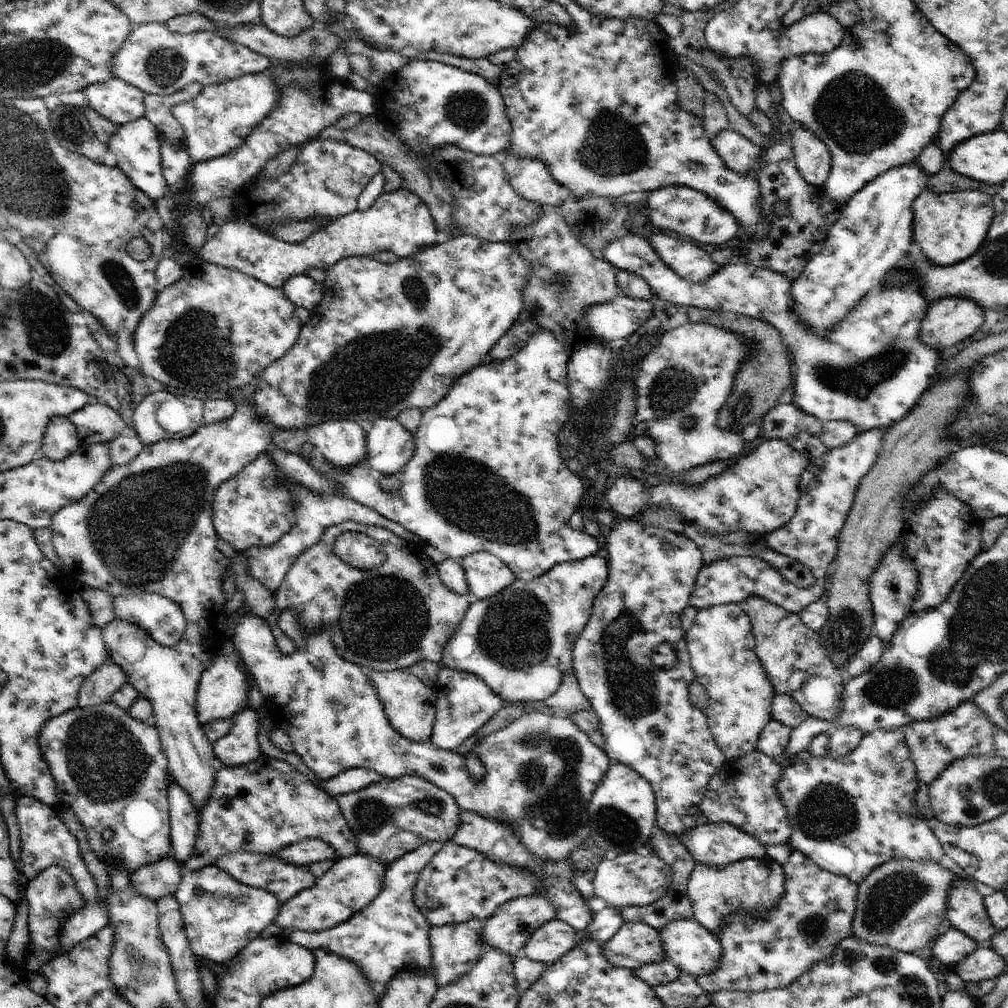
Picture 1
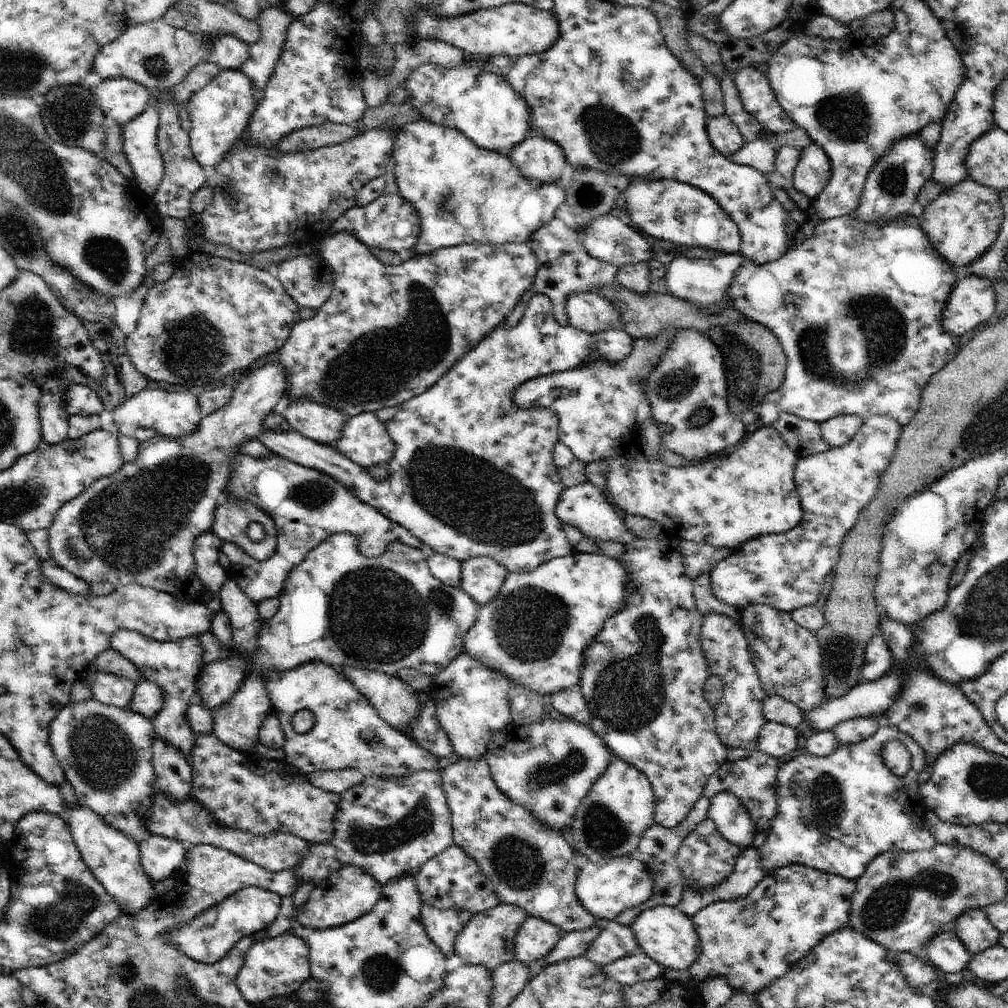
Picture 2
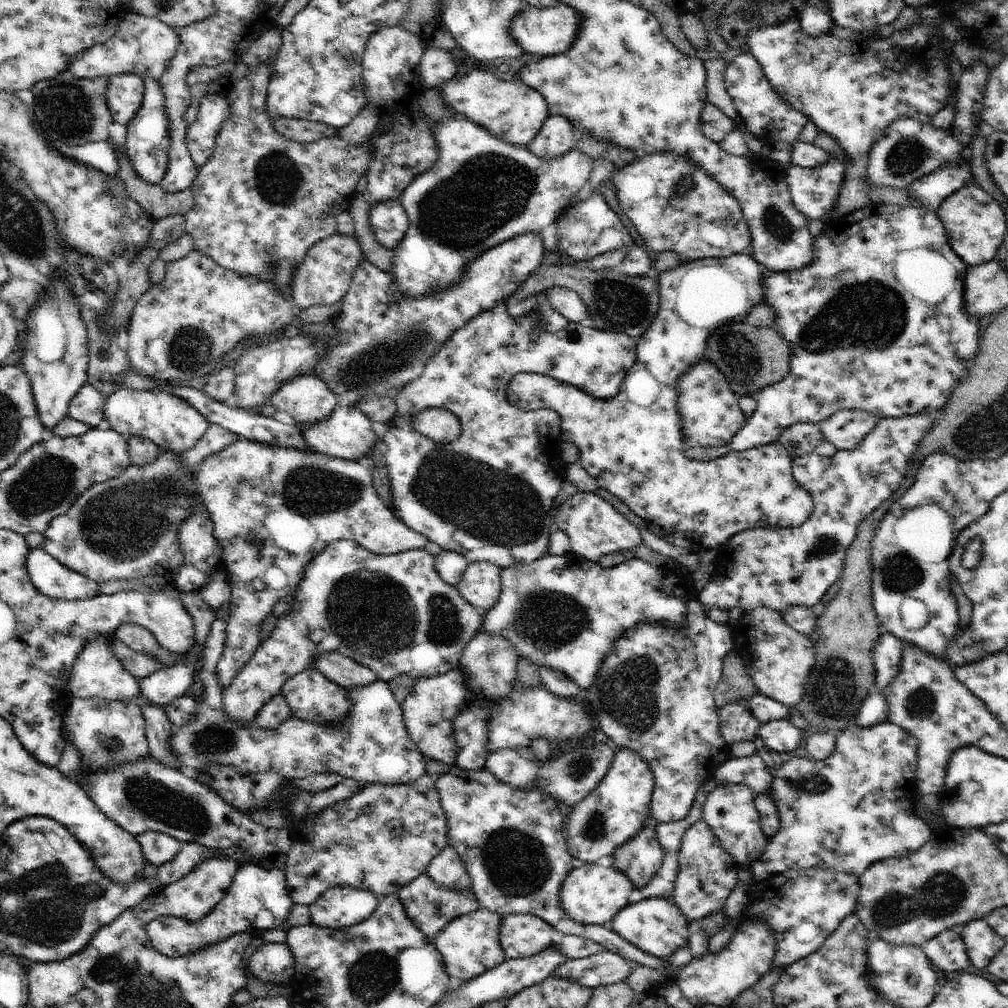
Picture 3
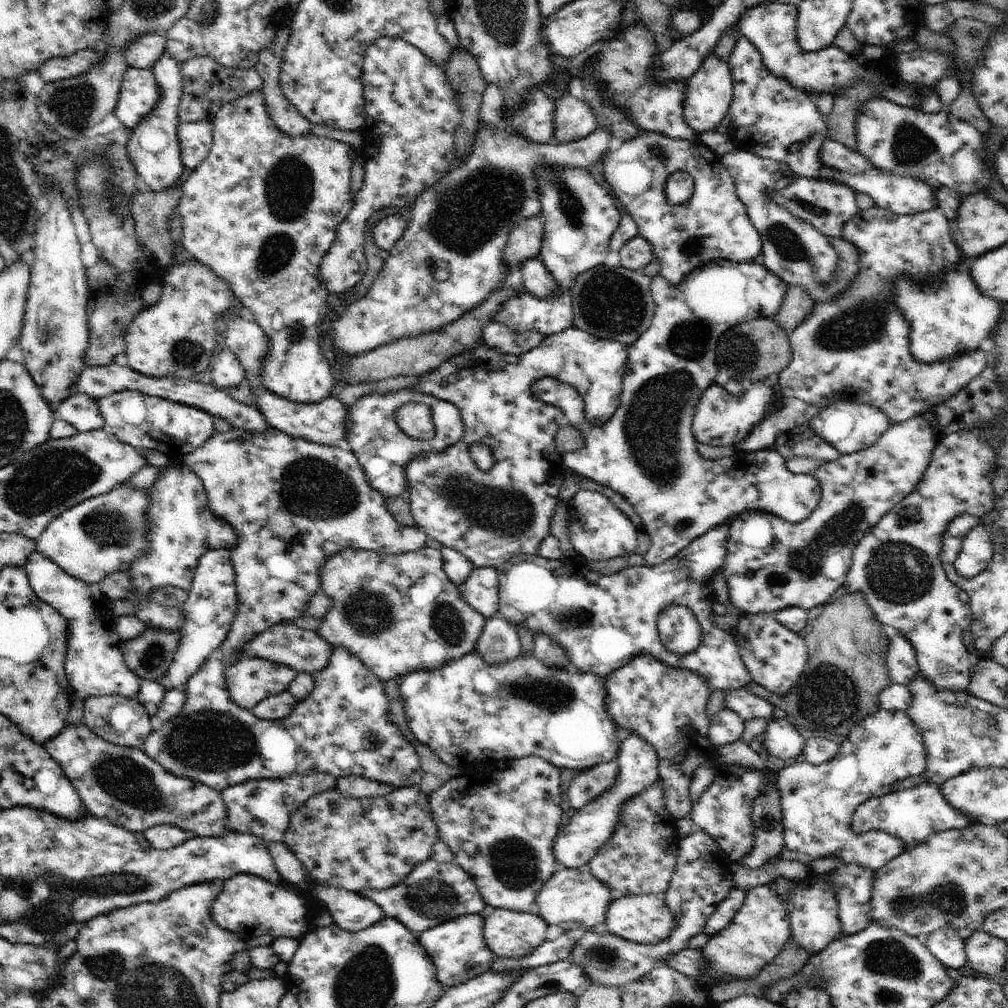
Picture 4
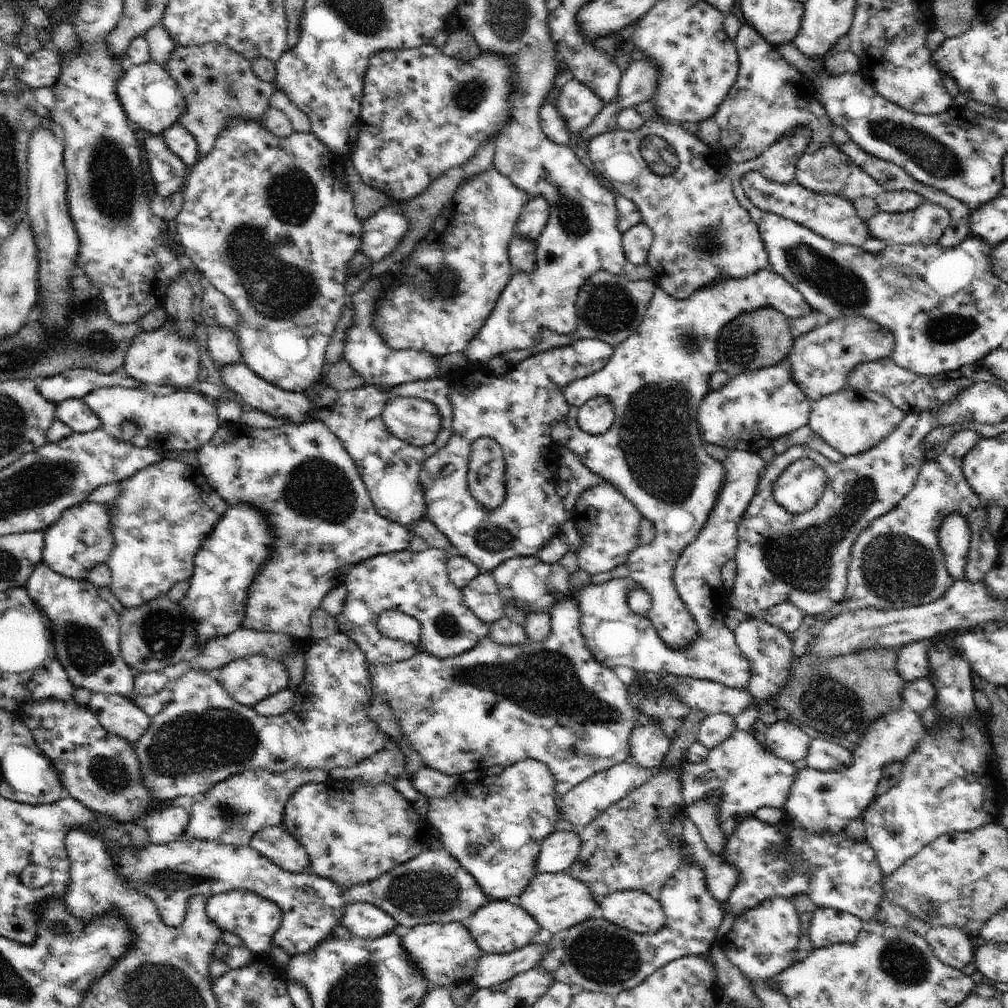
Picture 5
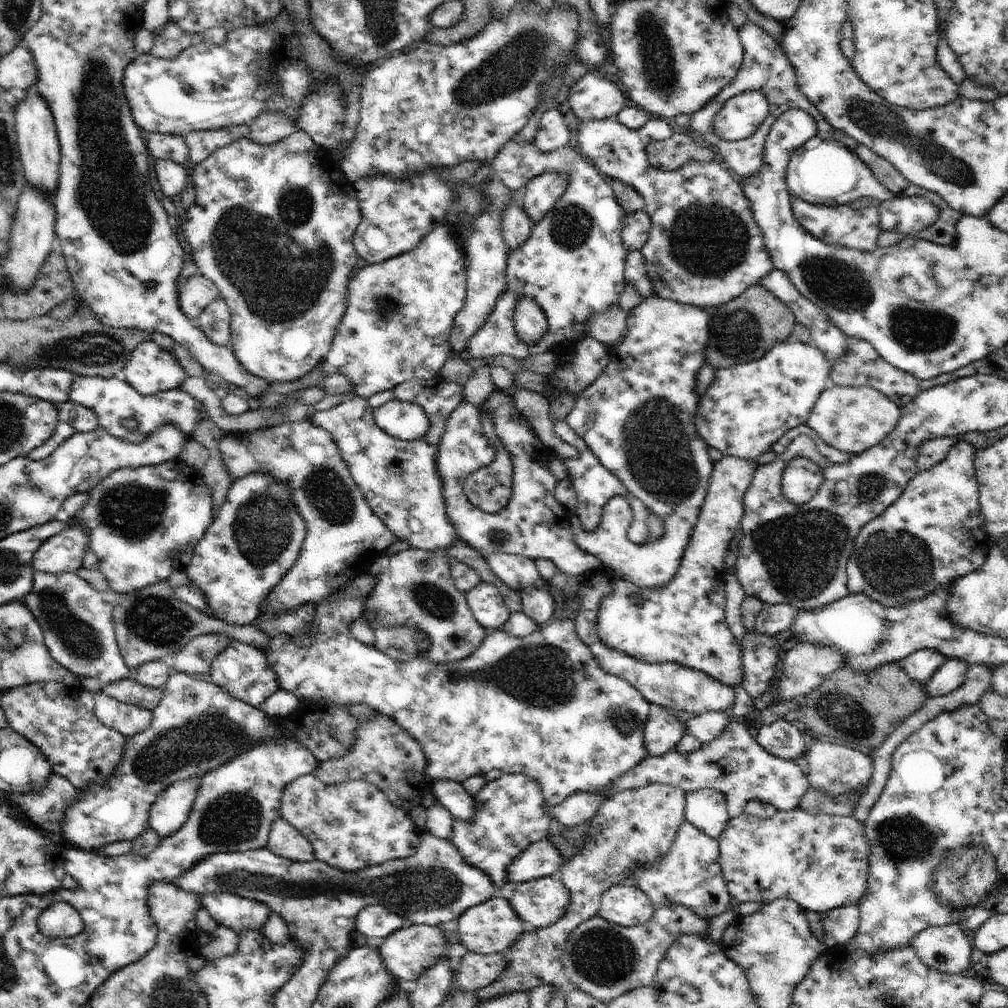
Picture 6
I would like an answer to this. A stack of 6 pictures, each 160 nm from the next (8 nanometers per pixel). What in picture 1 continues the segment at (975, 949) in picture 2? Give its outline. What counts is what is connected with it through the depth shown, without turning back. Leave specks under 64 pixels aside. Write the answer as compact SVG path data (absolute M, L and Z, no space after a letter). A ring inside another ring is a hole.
M958 876L951 884L945 918L950 920L952 927L966 933L978 944L989 944L997 932L988 916L984 897L976 889L972 878Z

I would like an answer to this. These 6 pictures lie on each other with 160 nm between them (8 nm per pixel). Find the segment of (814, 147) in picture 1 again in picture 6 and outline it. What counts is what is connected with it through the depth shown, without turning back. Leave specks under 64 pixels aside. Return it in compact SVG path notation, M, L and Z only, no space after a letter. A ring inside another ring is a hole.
M797 196L791 197L790 209L794 218L812 235L823 243L836 247L848 247L859 251L873 251L878 236L883 230L880 228L880 213L878 207L854 209L851 204L839 202L833 206L815 205Z

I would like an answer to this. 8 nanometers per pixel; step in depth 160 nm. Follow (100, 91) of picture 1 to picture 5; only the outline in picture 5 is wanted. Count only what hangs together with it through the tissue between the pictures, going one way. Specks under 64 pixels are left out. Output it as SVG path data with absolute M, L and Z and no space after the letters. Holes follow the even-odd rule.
M150 60L141 65L132 64L120 74L116 94L130 122L138 124L152 135L168 130L185 111L186 101L176 80L166 68Z

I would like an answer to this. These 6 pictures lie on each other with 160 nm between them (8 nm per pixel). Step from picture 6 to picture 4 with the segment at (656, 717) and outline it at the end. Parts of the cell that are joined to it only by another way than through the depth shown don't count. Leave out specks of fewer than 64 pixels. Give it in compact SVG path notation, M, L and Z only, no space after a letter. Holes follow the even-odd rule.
M630 735L619 746L615 761L618 763L618 774L613 787L608 787L602 794L591 800L586 806L577 810L565 827L556 835L553 851L559 868L582 869L588 866L589 860L612 838L621 821L621 808L634 795L650 788L659 780L659 760L656 749L642 737Z

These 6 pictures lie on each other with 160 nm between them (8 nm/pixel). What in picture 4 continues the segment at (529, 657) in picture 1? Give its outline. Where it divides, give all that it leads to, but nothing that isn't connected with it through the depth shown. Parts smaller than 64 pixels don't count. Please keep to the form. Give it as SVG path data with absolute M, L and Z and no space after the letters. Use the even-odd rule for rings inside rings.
M730 525L708 529L701 537L693 540L685 549L666 562L654 566L627 567L612 575L602 575L598 584L593 584L576 571L571 558L547 559L540 555L516 555L499 568L499 612L515 627L525 627L533 634L545 634L556 641L566 653L569 661L581 673L592 673L604 680L617 668L626 666L630 659L642 653L654 656L671 667L682 667L700 675L706 675L710 688L722 690L740 689L752 681L746 665L741 659L738 645L732 633L718 628L714 621L713 604L716 595L712 589L714 571L722 568L728 552L728 531ZM670 605L688 607L701 624L702 638L696 650L688 655L669 651L659 637L657 620L660 613Z

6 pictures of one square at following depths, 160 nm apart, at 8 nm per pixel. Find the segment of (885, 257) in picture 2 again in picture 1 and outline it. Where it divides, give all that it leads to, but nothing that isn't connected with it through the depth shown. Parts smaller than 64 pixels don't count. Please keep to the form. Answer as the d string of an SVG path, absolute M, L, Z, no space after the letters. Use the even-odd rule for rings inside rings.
M622 235L618 240L611 241L602 251L604 260L622 271L630 271L648 281L654 294L661 300L668 300L678 306L696 306L708 310L723 310L736 314L751 316L773 324L782 334L783 342L793 351L796 368L794 384L786 401L796 403L804 412L816 416L823 421L848 421L863 433L872 429L892 426L901 421L913 406L919 396L928 389L930 378L936 372L936 366L943 366L938 360L940 352L927 347L919 338L921 322L928 304L925 294L921 293L921 284L917 277L902 285L880 285L867 293L852 309L846 318L826 337L819 337L809 330L809 327L799 319L793 310L791 288L793 283L784 275L778 275L768 269L758 268L748 263L721 266L708 280L693 283L682 278L672 270L661 256L650 246L649 240L640 235Z

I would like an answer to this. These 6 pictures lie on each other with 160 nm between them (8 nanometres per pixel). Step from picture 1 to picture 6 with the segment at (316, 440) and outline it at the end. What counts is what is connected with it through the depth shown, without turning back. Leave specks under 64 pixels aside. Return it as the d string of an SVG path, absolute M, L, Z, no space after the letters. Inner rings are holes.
M300 129L288 135L284 140L268 146L254 142L250 137L235 140L215 150L208 158L199 162L193 168L191 176L196 197L194 203L185 210L185 214L179 221L183 235L190 244L189 258L198 267L198 272L219 288L221 296L228 305L231 314L229 344L234 356L251 375L266 379L270 383L300 380L325 359L333 343L337 326L343 320L347 307L350 279L354 275L359 257L353 245L353 238L356 227L361 221L361 210L354 184L342 172L338 158L333 157L332 153L316 144L307 132Z

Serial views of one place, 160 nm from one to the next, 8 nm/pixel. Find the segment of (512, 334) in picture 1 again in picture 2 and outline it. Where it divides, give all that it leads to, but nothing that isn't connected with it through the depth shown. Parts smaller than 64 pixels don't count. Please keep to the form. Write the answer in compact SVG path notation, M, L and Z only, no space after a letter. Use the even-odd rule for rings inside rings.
M554 217L548 224L542 225L542 228L529 236L526 243L537 256L538 270L531 287L522 295L519 303L505 320L503 325L507 329L514 328L522 320L528 303L534 295L544 294L550 299L554 309L554 320L565 327L568 325L566 307L569 297L576 293L590 293L596 289L612 287L615 284L619 267L590 256L581 240L577 239L577 230L568 227L560 218Z

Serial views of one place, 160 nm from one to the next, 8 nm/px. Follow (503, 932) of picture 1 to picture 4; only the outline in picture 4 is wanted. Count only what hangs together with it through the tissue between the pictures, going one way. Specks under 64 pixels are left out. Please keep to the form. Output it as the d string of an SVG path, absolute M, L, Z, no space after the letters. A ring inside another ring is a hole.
M480 914L462 915L419 934L419 943L435 964L438 980L443 985L455 987L491 970L491 963L498 957L486 944L484 919Z

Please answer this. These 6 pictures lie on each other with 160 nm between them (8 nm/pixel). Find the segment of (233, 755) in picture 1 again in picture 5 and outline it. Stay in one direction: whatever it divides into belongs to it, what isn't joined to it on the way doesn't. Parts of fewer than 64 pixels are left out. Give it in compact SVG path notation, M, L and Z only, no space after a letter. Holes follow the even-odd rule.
M429 547L421 552L408 549L398 552L389 552L373 556L358 564L353 564L347 572L345 584L347 597L343 609L337 614L336 620L340 633L344 633L353 640L366 657L368 665L389 665L400 661L410 660L418 653L426 653L439 659L454 655L461 655L474 648L485 636L489 636L488 623L482 622L474 612L464 604L461 589L451 582L447 571L447 552L442 549ZM384 611L400 611L414 617L421 626L421 637L416 643L407 643L384 636L379 631L378 619ZM256 655L229 662L220 669L219 681L235 701L253 708L261 700L288 687L289 680L282 663Z

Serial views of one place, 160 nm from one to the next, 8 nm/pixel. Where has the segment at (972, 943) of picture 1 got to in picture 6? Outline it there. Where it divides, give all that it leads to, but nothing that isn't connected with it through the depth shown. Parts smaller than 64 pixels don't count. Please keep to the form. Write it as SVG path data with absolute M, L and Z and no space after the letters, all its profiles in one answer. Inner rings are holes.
M961 923L928 927L912 939L911 945L924 964L941 973L960 975L976 957L963 929Z

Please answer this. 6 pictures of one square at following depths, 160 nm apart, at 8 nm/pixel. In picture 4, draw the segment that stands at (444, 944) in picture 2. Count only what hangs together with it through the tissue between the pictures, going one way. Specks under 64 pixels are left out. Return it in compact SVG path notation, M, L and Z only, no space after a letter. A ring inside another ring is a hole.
M432 858L419 864L408 878L395 887L381 891L363 890L360 894L378 904L386 917L399 920L407 929L418 934L462 915L480 914L486 908L474 879L461 866L439 863Z

